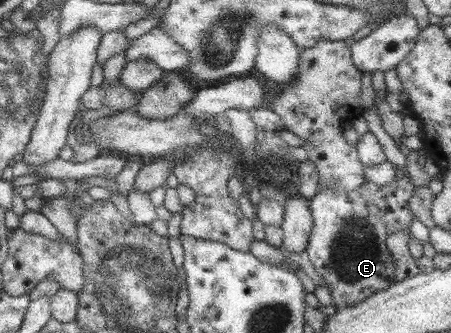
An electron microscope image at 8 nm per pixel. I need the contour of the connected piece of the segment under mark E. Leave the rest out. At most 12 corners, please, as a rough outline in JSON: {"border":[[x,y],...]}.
{"border":[[328,183],[305,252],[336,309],[390,287],[412,183]]}

